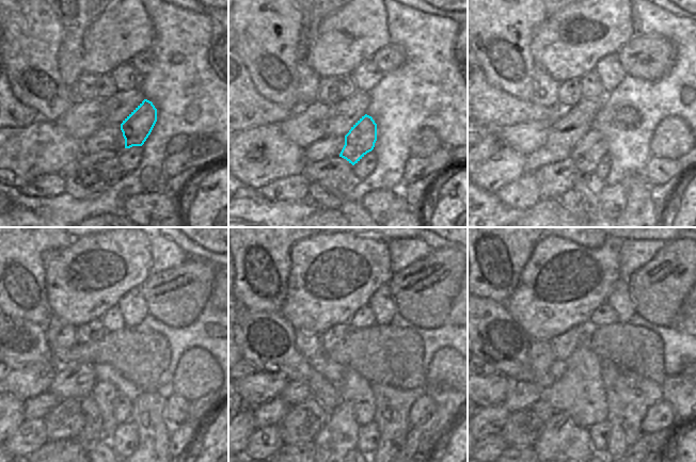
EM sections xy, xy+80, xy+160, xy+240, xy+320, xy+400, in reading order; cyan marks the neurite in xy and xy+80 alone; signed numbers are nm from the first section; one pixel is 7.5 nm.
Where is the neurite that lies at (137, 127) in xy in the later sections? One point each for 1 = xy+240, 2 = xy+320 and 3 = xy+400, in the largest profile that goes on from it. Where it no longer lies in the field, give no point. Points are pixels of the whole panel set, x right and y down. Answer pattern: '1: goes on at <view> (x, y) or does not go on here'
1: goes on at xy+240 (104, 393)
2: goes on at xy+320 (338, 435)
3: goes on at xy+400 (563, 444)

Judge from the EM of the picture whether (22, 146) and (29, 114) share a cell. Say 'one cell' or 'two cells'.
two cells

